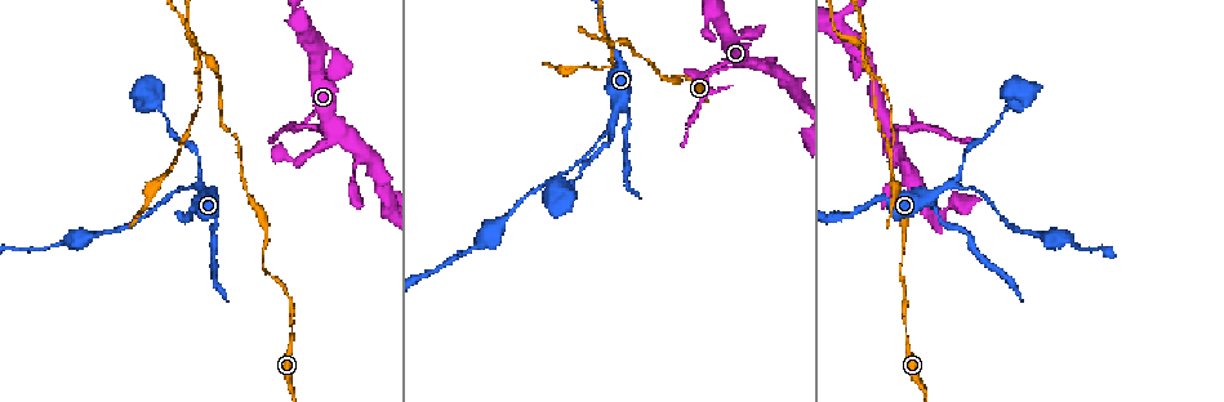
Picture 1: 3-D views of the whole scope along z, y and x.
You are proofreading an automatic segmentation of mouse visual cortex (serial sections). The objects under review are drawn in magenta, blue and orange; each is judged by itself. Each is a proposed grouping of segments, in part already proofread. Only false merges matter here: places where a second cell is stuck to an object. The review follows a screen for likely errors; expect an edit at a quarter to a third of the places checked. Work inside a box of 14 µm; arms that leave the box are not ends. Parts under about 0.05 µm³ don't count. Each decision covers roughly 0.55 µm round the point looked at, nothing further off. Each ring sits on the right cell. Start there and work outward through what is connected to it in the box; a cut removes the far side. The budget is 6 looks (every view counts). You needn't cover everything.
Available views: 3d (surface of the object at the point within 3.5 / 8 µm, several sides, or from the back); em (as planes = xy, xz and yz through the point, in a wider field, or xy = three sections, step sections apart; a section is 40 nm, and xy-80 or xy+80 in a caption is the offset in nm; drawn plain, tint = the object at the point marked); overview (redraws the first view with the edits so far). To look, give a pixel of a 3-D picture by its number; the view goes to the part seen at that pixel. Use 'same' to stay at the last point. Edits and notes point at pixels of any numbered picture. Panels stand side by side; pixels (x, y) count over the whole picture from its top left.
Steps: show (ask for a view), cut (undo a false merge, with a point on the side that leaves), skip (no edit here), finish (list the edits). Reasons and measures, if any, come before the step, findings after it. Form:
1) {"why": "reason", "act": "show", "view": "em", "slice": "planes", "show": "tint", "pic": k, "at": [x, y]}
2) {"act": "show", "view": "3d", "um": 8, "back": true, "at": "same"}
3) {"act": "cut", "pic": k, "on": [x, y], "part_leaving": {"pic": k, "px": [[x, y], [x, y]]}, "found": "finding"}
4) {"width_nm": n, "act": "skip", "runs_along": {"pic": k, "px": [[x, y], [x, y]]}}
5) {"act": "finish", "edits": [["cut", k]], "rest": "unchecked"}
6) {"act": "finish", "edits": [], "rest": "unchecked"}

{"act": "show", "view": "3d", "um": 8, "pic": 1, "at": [906, 331]}

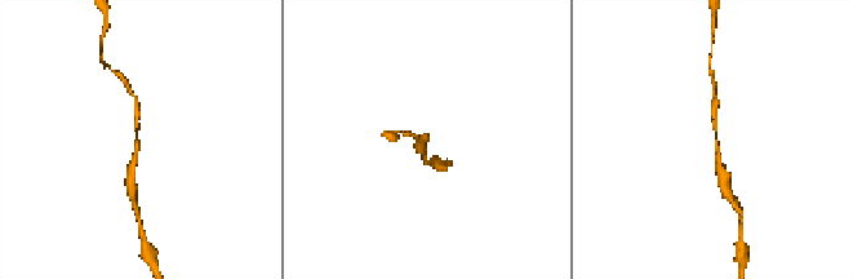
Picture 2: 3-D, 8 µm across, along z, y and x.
{"act": "show", "view": "3d", "um": 3.5, "back": true, "pic": 2, "at": [136, 138]}

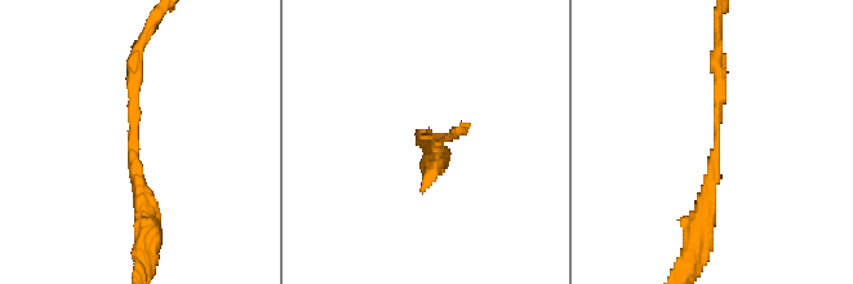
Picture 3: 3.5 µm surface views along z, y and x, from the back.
{"arm_widths_nm": [150, 250], "why": "shape alone is not enough", "act": "show", "view": "em", "slice": "xy", "step": 2, "show": "tint", "pic": 3, "at": [419, 143]}

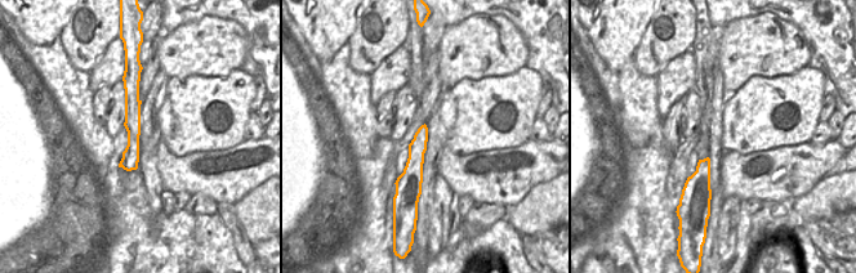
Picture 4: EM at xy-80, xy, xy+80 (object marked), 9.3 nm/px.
{"act": "skip", "runs_along": {"pic": 4, "px": [[133, 83], [133, 148], [126, 166]]}, "found": "all the same cell"}

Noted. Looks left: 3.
{"why": "thin neck", "act": "show", "view": "3d", "um": 3.5, "back": true, "pic": 1, "at": [901, 266]}

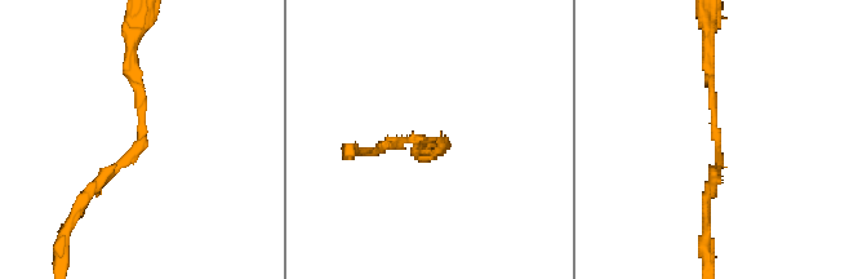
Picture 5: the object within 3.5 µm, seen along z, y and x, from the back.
{"act": "show", "view": "em", "slice": "xy", "step": 5, "show": "tint", "pic": 5, "at": [428, 138]}

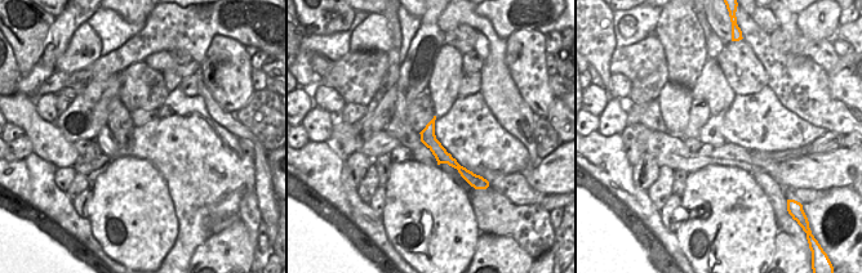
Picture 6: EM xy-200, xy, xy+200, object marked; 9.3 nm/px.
{"act": "skip", "runs_along": {"pic": 6, "px": [[431, 125], [430, 141], [467, 177]]}, "found": "all the same cell"}

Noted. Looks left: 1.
{"why": "a narrow waist", "act": "show", "view": "3d", "um": 3.5, "back": true, "pic": 1, "at": [217, 223]}

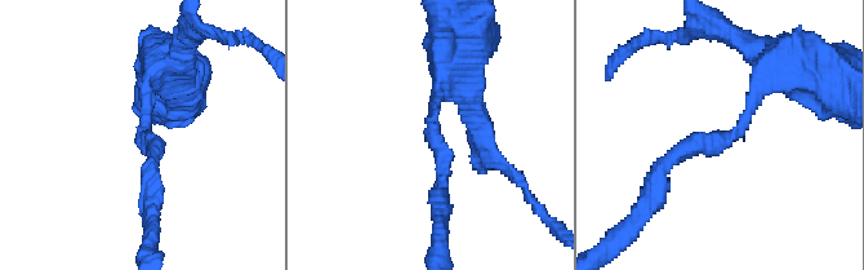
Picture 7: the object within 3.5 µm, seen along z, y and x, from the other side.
{"act": "skip", "runs_along": {"pic": 7, "px": [[787, 66], [726, 141], [664, 162]]}, "found": "all the same cell"}

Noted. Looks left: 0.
{"act": "finish", "edits": [], "rest": "unchecked"}

